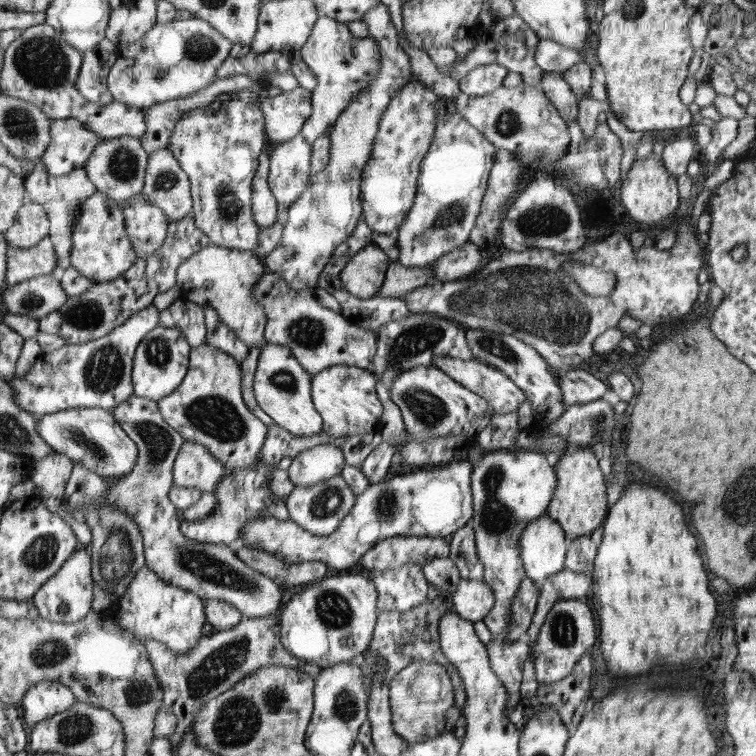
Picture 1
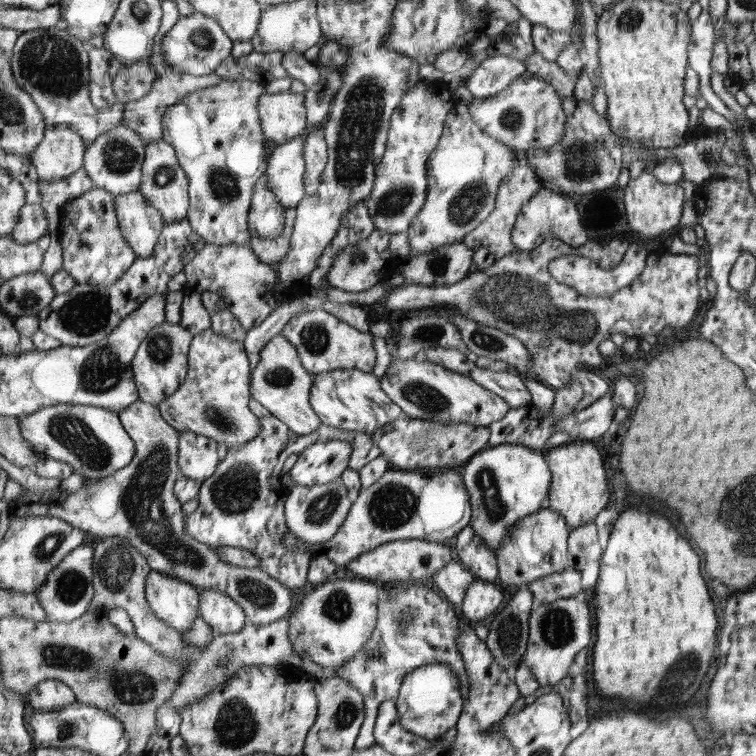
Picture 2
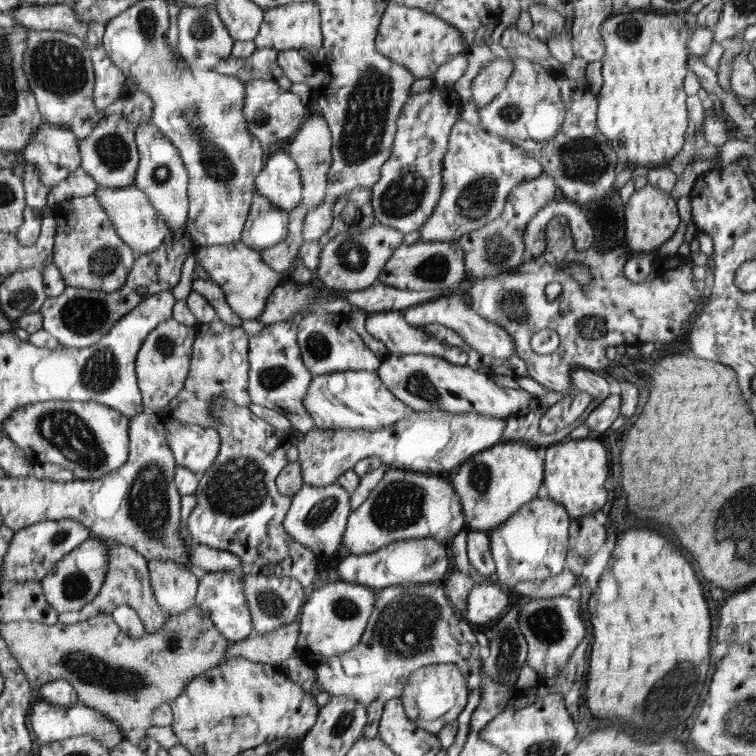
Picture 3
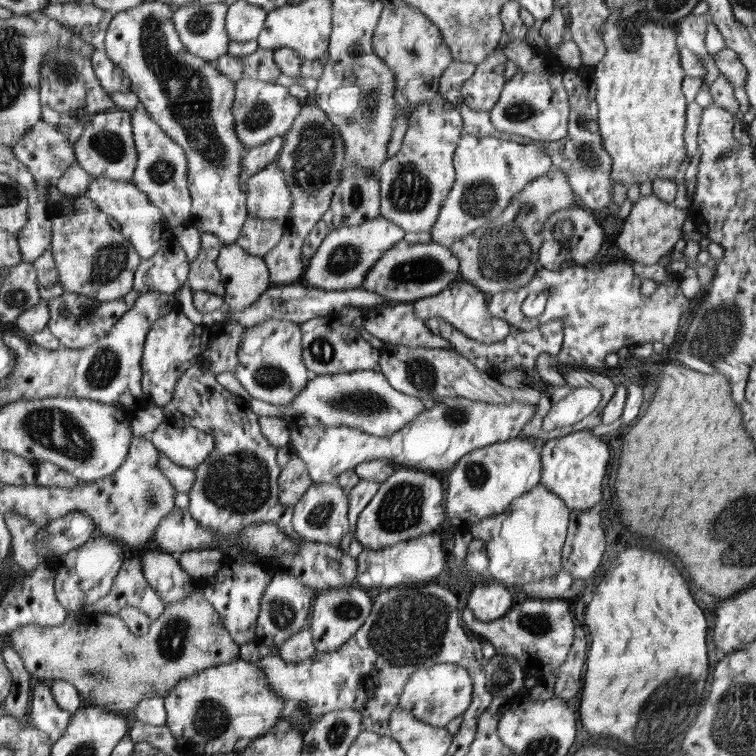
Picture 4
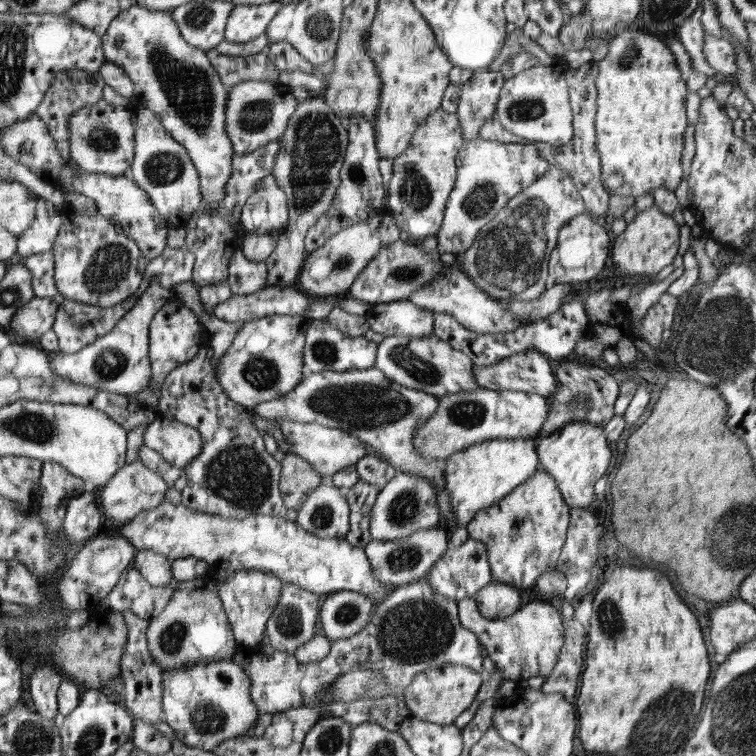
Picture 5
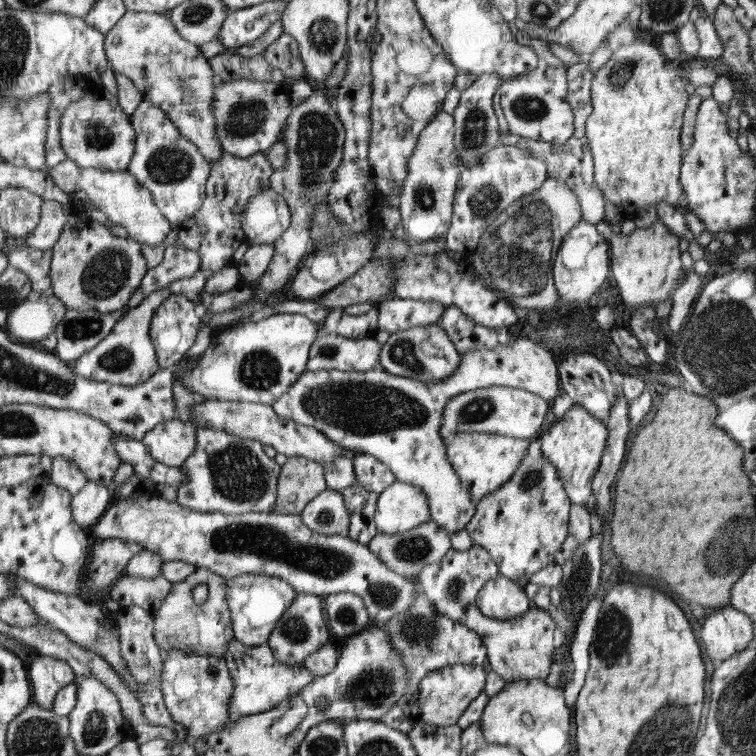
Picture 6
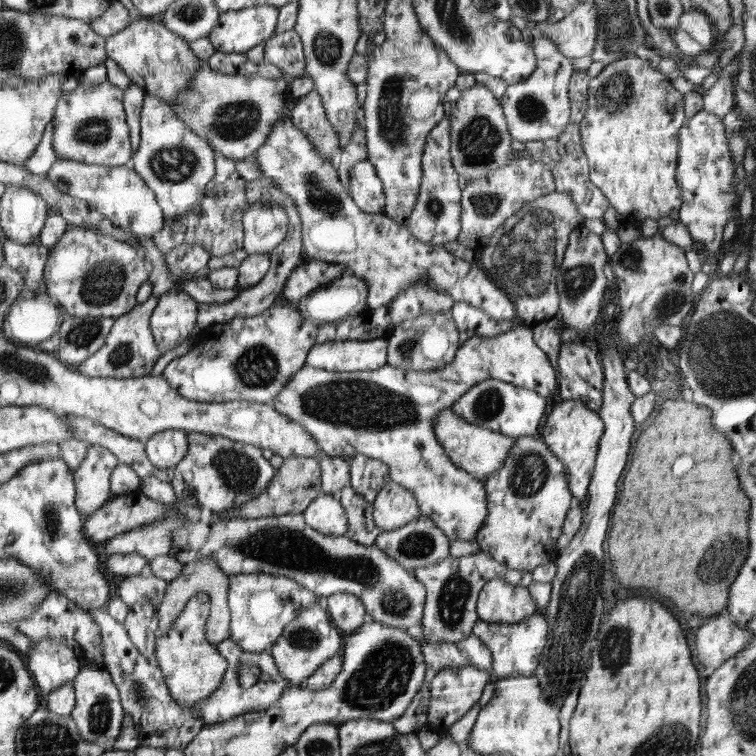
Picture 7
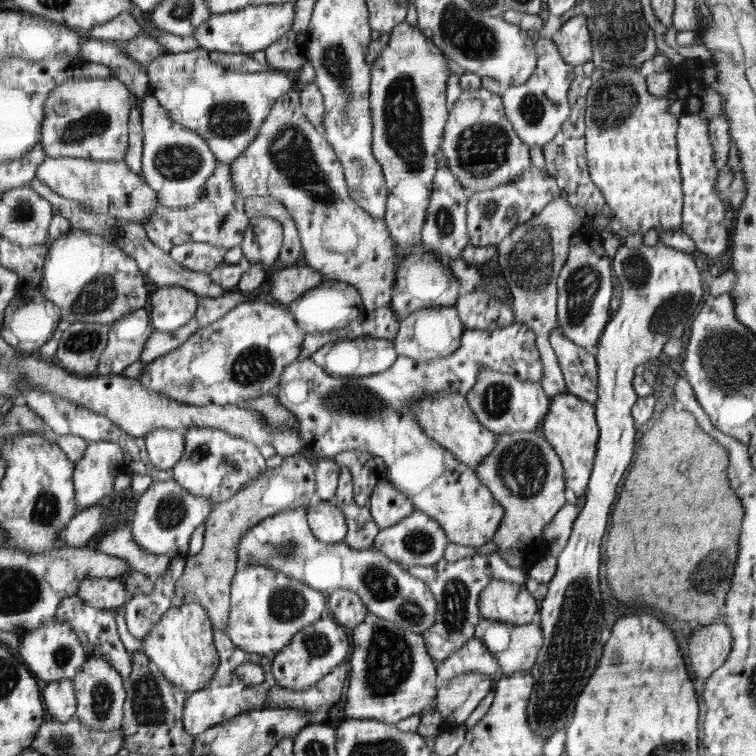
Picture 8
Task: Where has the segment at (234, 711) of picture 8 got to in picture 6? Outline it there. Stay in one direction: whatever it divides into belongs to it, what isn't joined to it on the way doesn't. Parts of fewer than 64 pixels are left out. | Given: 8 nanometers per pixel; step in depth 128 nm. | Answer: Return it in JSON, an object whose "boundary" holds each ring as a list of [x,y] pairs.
{"boundary":[[[238,640],[230,641],[229,648],[222,656],[228,663],[229,672],[234,680],[234,693],[230,695],[230,715],[245,717],[265,713],[277,708],[278,704],[298,691],[306,688],[314,676],[305,666],[288,666],[278,662],[268,644],[246,647]]]}

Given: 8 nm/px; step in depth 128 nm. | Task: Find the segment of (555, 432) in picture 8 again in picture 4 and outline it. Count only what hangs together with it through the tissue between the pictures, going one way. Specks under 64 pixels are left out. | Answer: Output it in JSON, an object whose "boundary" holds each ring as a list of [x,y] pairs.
{"boundary":[[[591,429],[568,432],[544,442],[541,462],[544,464],[542,485],[562,498],[570,510],[585,511],[599,507],[602,500],[602,480],[610,462],[607,439],[594,435]]]}

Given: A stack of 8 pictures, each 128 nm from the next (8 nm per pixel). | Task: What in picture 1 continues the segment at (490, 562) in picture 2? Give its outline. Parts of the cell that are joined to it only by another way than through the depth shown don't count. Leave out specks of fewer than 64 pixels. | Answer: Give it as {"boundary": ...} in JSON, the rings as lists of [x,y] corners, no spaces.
{"boundary":[[[469,523],[458,529],[450,538],[452,553],[448,558],[453,560],[454,565],[463,579],[480,580],[484,579],[484,567],[481,564],[476,551],[475,534],[473,526]]]}

